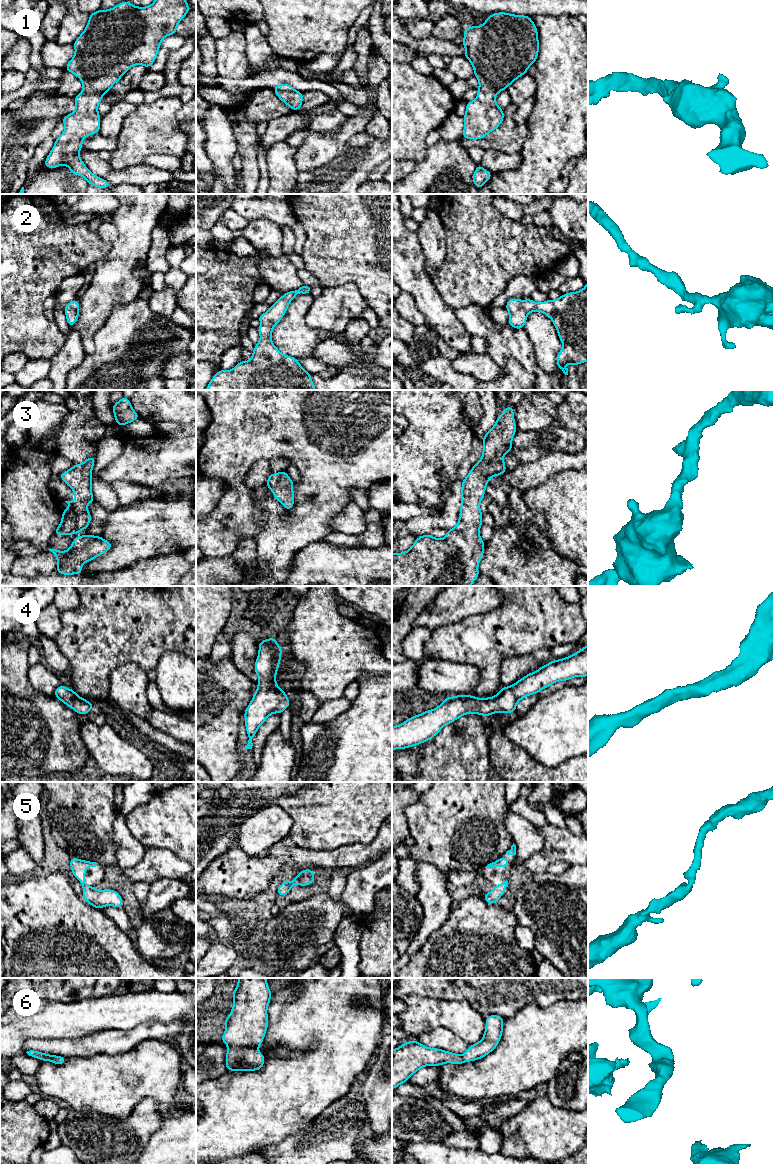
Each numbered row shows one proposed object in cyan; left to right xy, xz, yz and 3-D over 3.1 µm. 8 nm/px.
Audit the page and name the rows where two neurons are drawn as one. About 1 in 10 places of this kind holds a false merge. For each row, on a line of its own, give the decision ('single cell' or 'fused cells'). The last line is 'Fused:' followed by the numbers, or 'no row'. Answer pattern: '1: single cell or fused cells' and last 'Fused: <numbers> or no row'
1: single cell
2: single cell
3: single cell
4: single cell
5: single cell
6: single cell
Fused: no row

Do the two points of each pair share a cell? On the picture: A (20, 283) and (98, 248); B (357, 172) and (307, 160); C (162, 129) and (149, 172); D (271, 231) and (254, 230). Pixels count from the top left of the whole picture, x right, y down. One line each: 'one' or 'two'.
A: one
B: two
C: two
D: one

